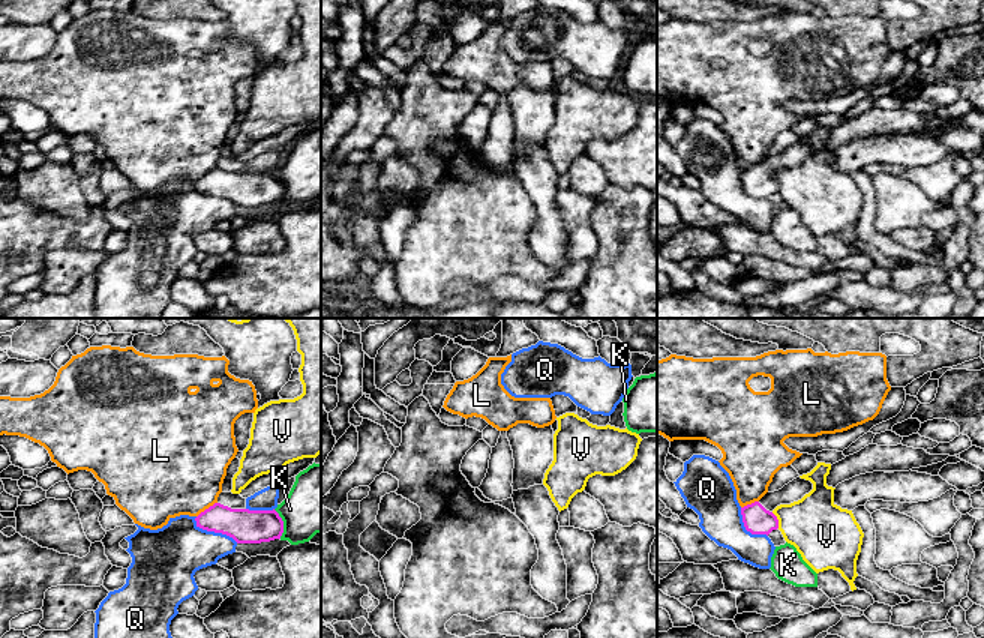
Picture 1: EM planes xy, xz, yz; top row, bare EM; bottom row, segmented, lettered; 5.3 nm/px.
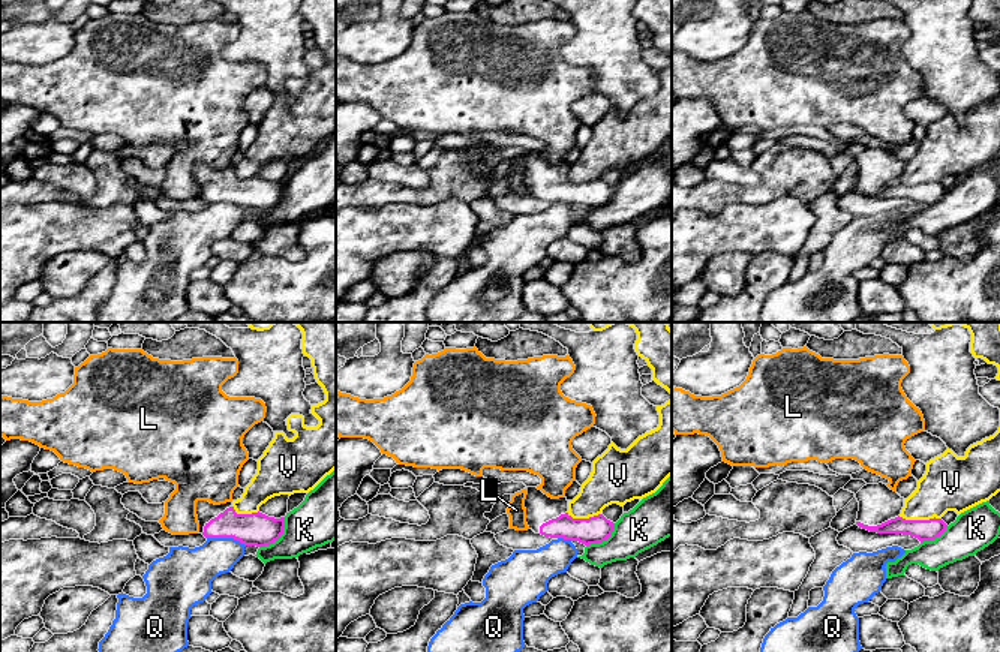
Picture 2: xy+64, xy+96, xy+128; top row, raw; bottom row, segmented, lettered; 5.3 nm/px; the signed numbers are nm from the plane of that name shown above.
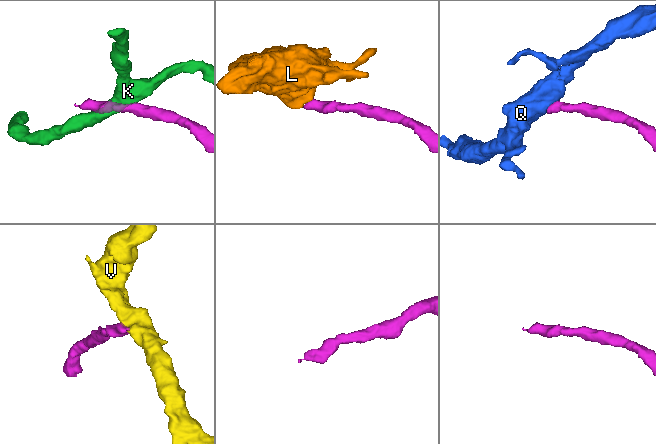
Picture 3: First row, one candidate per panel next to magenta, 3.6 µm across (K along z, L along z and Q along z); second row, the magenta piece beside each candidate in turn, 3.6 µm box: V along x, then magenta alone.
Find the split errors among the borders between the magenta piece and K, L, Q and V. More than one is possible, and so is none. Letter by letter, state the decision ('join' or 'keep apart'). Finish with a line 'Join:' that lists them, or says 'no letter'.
K: keep apart
L: keep apart
Q: keep apart
V: keep apart
Join: no letter

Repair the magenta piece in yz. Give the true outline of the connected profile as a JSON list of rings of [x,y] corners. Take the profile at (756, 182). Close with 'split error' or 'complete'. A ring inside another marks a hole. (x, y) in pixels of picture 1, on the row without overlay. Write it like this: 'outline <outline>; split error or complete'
outline [[[800,140],[784,149],[782,153],[766,156],[759,165],[741,171],[742,186],[752,198],[770,198],[778,192],[778,183],[772,174],[780,168],[790,168],[801,164],[813,153],[810,144]]]; split error

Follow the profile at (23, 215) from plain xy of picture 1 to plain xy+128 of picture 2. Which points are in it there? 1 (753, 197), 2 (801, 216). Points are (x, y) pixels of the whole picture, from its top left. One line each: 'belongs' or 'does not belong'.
1: does not belong
2: belongs

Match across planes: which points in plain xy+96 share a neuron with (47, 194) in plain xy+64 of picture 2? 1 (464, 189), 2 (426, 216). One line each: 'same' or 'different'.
1: same
2: different

